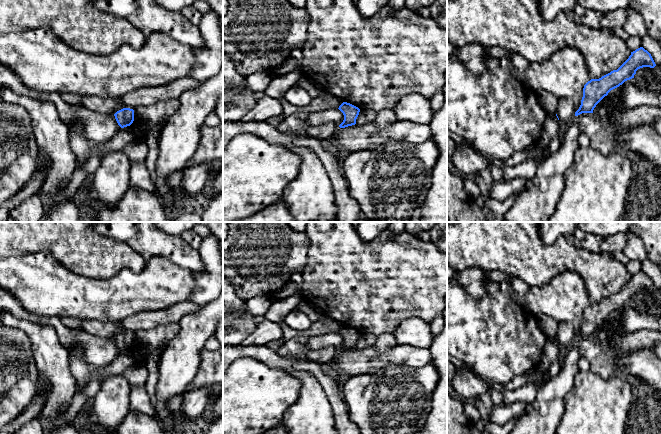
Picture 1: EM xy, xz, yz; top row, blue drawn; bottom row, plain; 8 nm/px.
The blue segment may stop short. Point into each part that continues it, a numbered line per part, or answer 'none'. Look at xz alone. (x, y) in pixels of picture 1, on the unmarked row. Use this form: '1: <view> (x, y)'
none

